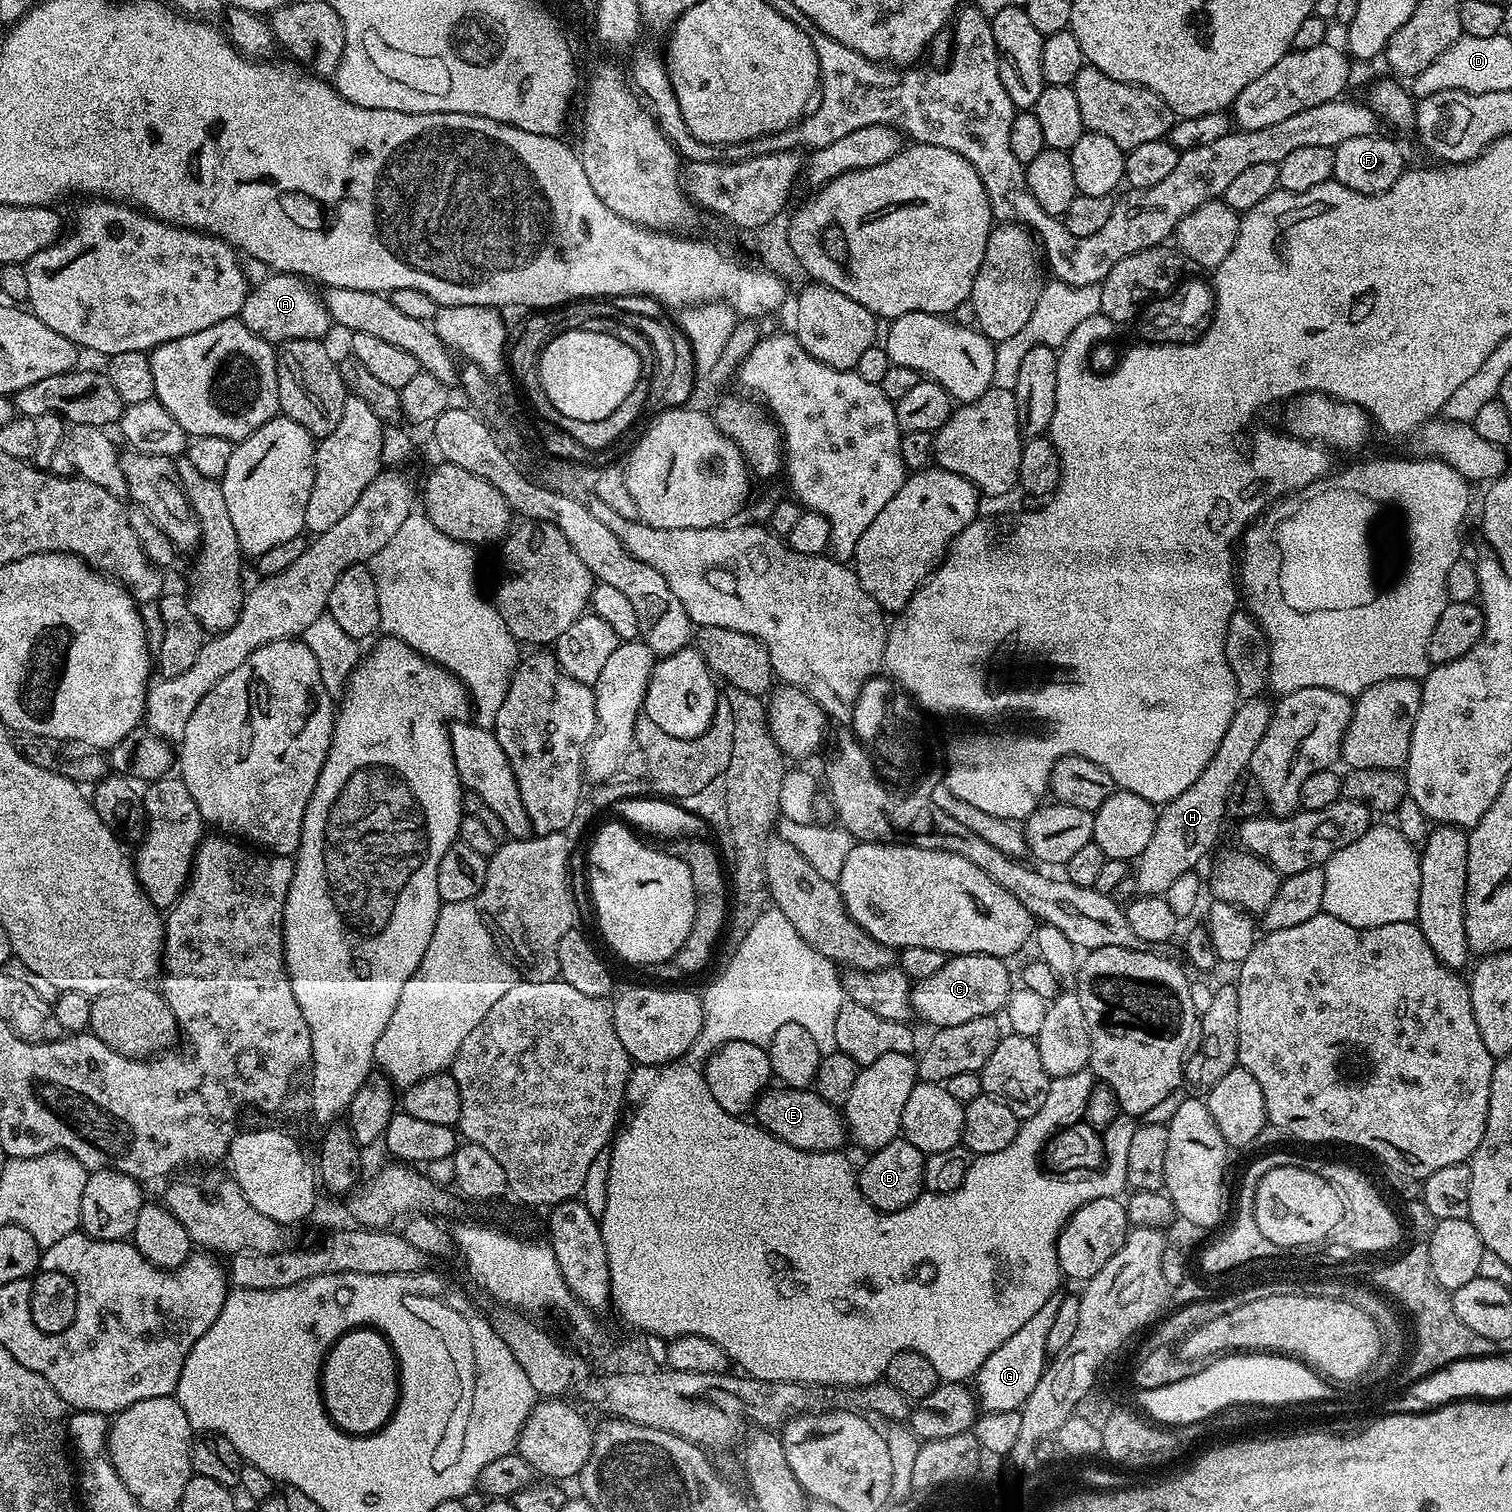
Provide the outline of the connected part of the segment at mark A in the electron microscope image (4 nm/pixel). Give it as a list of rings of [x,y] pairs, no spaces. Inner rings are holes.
[[[291,272],[268,274],[257,288],[255,285],[249,291],[238,318],[251,332],[258,334],[258,338],[269,340],[273,346],[284,344],[287,340],[323,341],[333,322],[315,290],[303,276],[294,276]]]

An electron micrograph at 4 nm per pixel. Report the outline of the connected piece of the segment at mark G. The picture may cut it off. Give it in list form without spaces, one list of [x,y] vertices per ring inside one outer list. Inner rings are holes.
[[[1060,1294],[1046,1298],[1045,1304],[1016,1333],[1010,1334],[986,1362],[982,1362],[974,1377],[974,1395],[984,1412],[1015,1412],[1024,1407],[1026,1398],[1030,1398],[1034,1386],[1038,1386],[1038,1378],[1042,1378],[1050,1363],[1046,1338],[1063,1301],[1064,1296]]]

